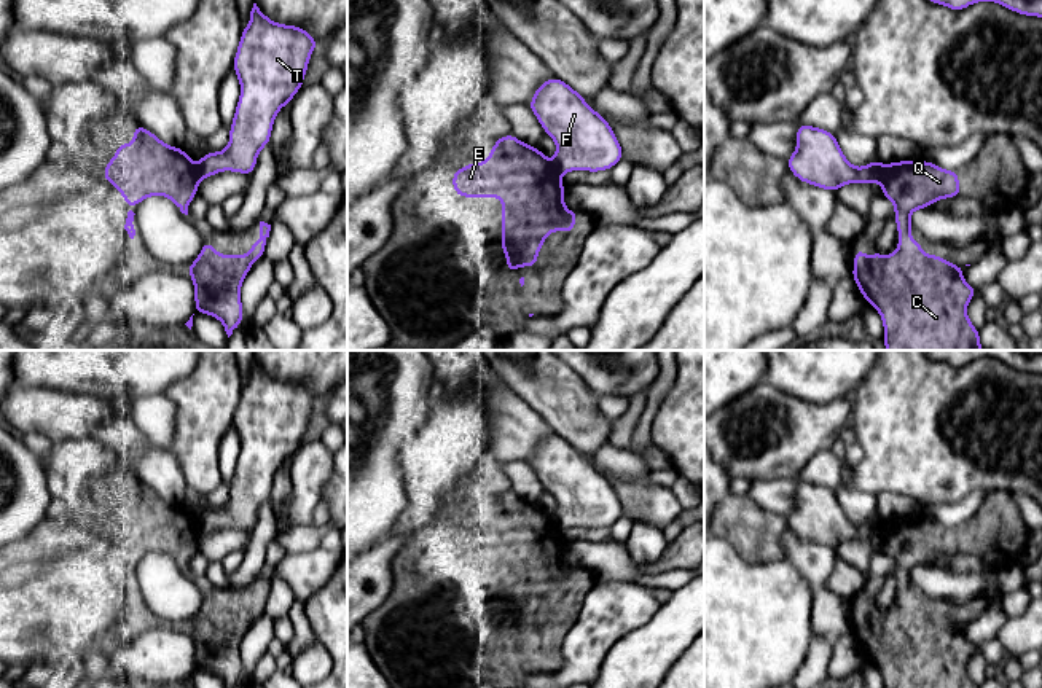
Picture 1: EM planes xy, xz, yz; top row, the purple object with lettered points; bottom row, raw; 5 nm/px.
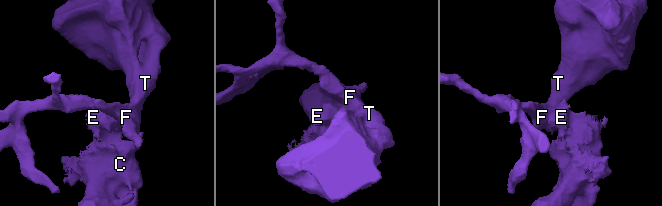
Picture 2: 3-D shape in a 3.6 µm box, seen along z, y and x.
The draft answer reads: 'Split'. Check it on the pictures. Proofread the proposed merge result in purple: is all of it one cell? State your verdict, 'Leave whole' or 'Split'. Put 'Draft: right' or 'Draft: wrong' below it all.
Split
Draft: right

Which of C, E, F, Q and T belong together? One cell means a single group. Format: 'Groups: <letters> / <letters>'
Groups: C E Q / F T

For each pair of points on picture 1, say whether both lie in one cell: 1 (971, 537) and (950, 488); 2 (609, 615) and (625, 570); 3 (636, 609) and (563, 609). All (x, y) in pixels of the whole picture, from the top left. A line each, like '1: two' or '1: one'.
1: two
2: two
3: two

